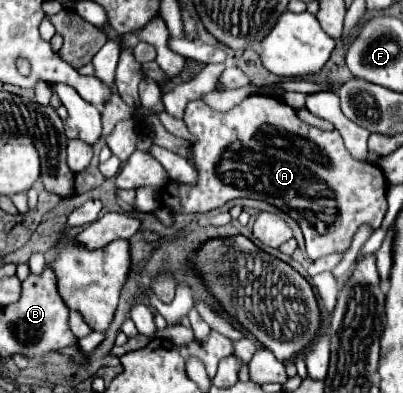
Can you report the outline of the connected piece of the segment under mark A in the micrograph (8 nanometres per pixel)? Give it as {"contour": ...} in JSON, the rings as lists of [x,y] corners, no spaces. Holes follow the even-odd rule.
{"contour":[[[257,93],[225,113],[209,109],[203,101],[191,101],[185,117],[189,133],[197,139],[189,147],[197,183],[167,183],[163,187],[161,201],[171,213],[205,213],[237,197],[263,199],[299,223],[311,261],[345,251],[359,225],[369,223],[373,229],[381,225],[387,211],[383,171],[373,163],[353,159],[339,131],[323,131],[303,123],[283,99]],[[329,209],[335,209],[335,219],[323,225],[321,233],[315,221],[321,221],[319,217]]]}

